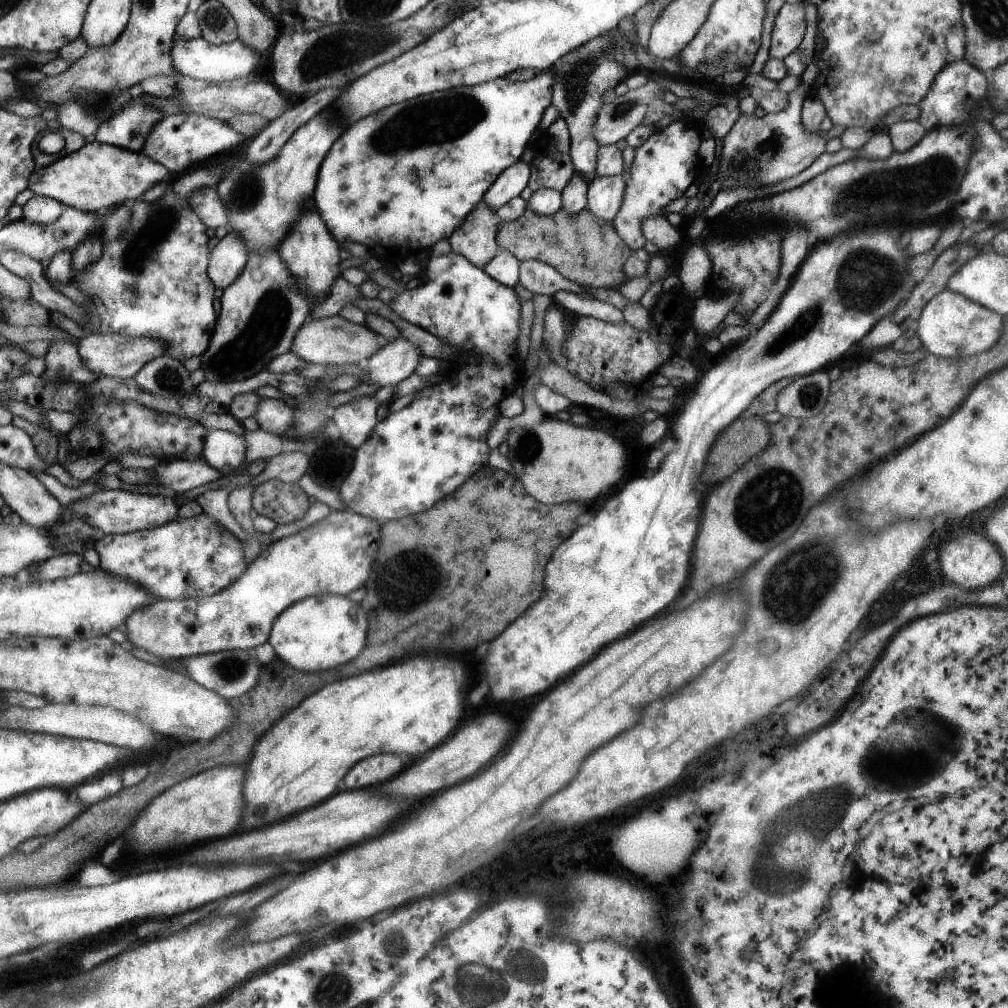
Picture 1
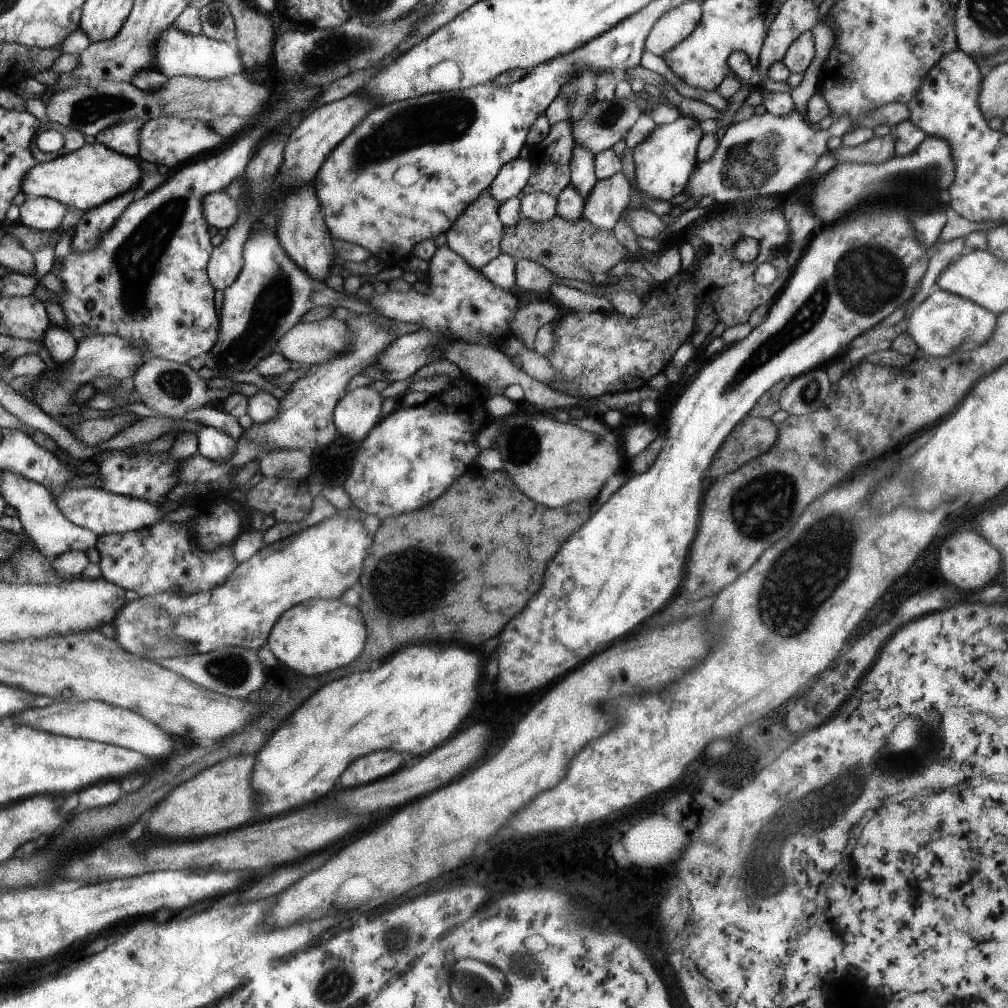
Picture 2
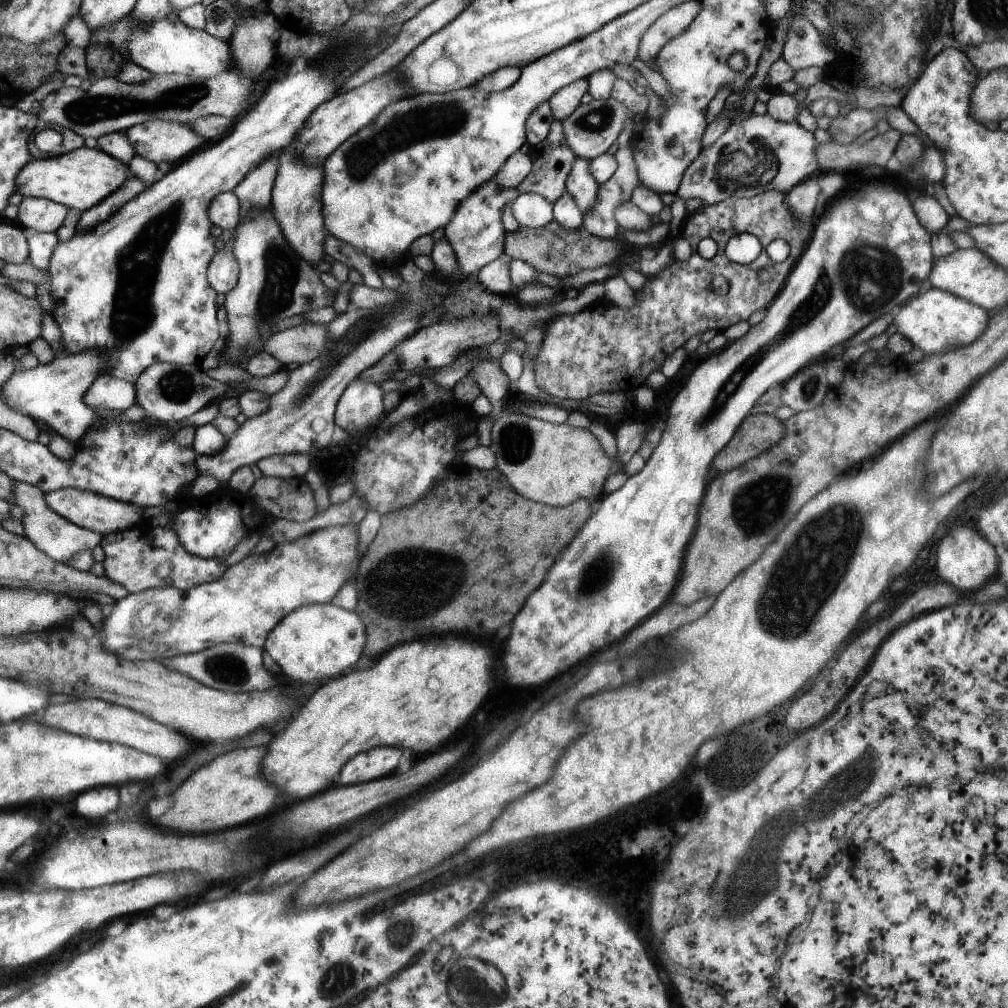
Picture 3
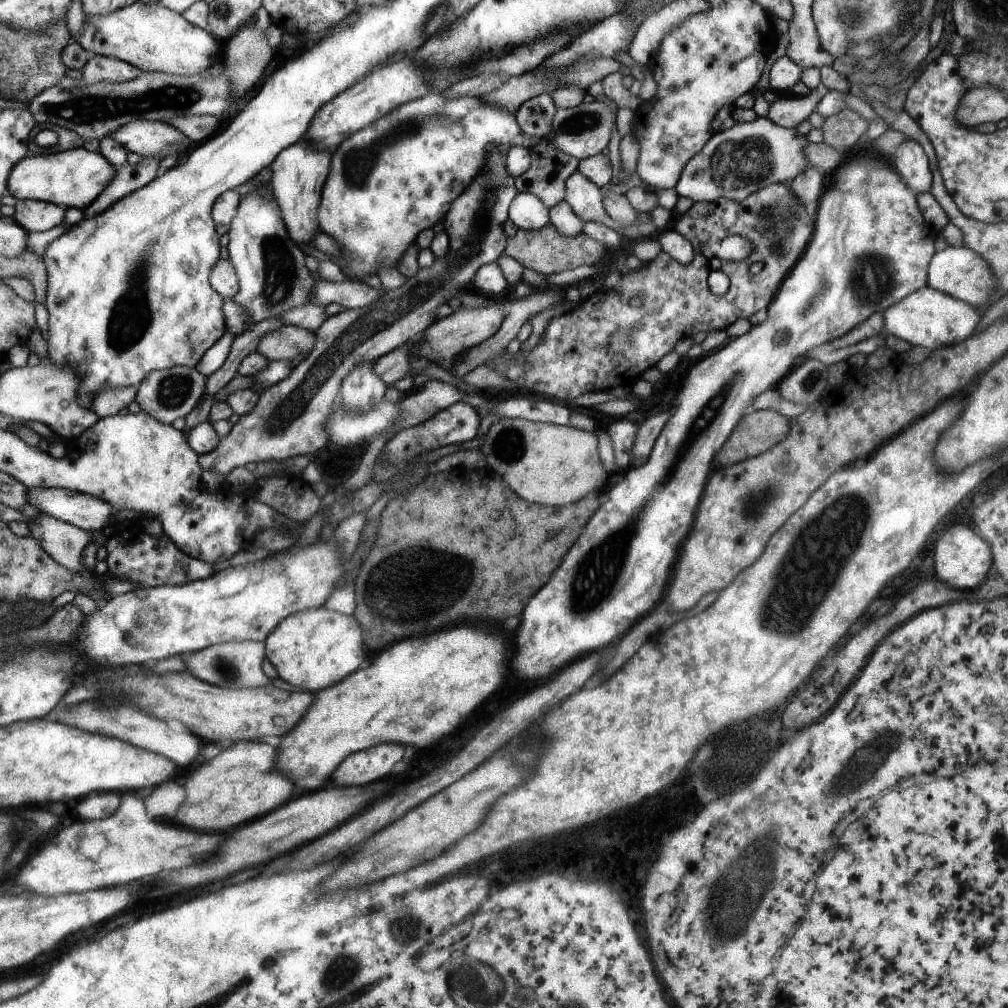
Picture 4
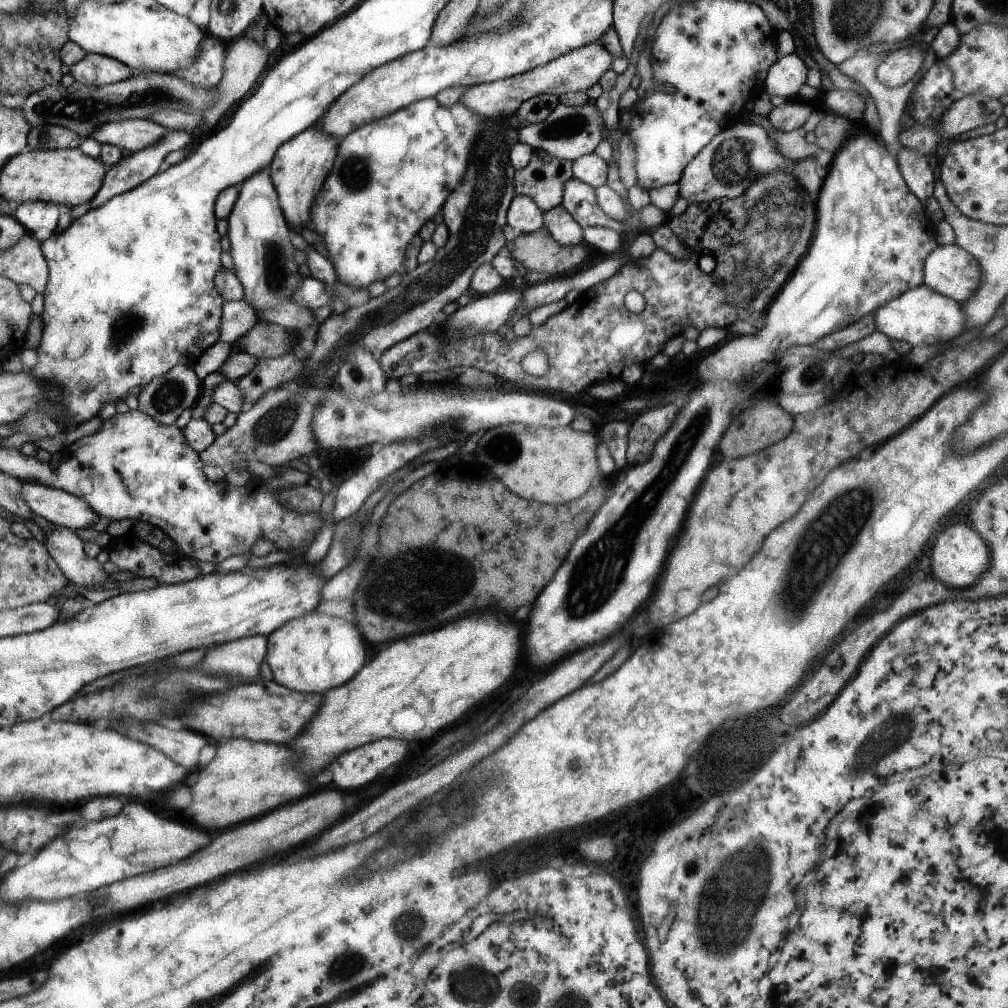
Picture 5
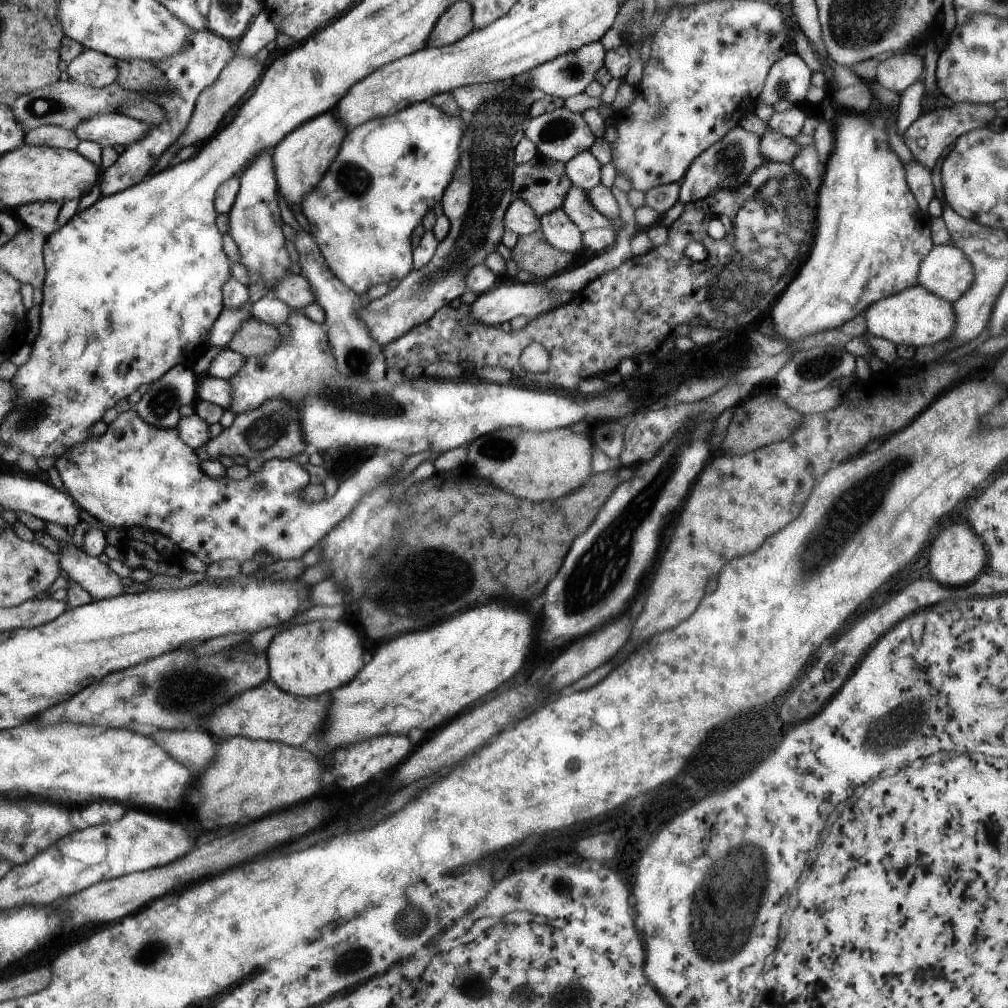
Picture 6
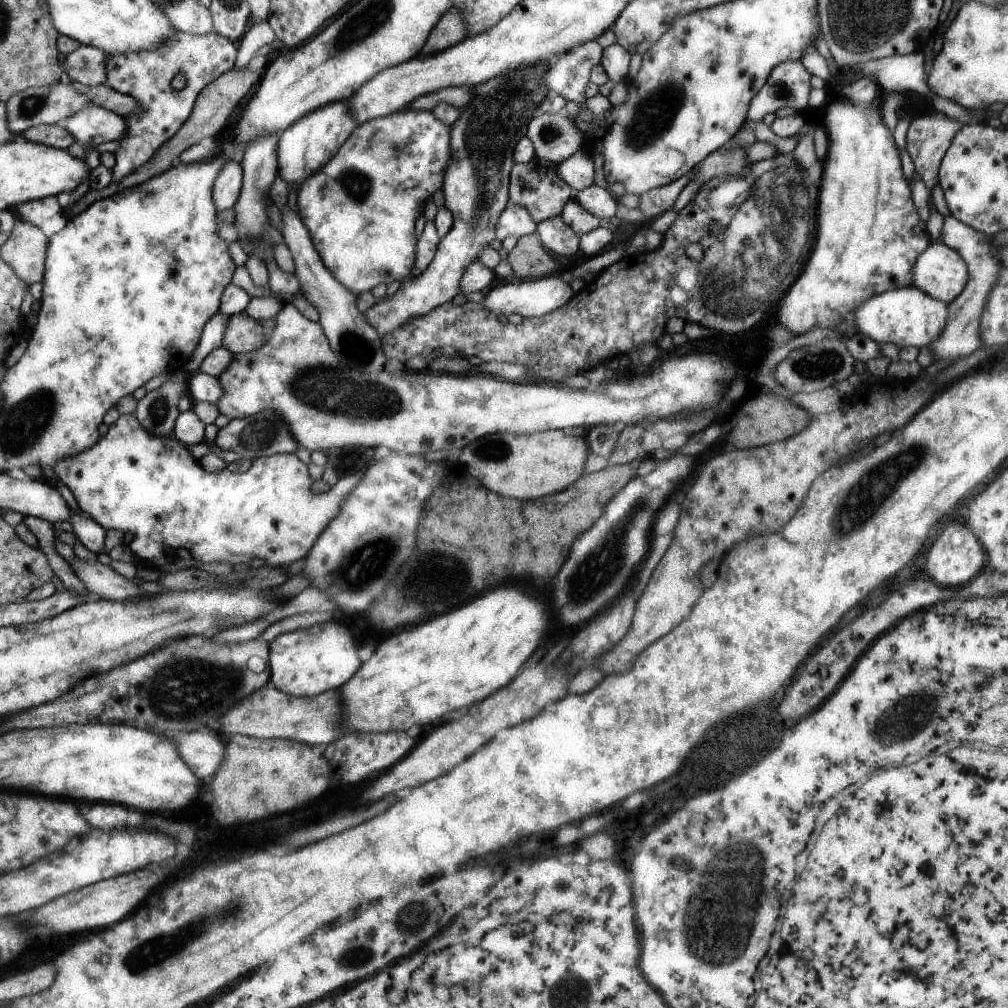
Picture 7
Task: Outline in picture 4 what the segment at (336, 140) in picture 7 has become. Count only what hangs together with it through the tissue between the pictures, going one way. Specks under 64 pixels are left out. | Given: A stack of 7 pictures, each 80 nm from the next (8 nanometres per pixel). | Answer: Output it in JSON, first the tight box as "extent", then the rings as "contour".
{"extent":[267,138,331,244],"contour":[[[302,138],[283,149],[267,167],[269,170],[268,186],[279,203],[282,221],[287,227],[287,234],[297,244],[307,244],[317,230],[316,216],[319,206],[319,194],[325,186],[330,172],[331,152],[310,146]]]}

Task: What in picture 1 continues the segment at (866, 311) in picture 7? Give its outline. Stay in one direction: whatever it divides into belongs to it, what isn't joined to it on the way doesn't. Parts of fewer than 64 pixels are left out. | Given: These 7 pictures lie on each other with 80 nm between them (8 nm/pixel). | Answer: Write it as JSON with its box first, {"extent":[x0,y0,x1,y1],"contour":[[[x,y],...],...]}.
{"extent":[915,288,1003,357],"contour":[[[943,288],[920,310],[915,324],[916,333],[922,341],[923,350],[936,357],[970,357],[982,353],[1002,336],[1003,316],[979,303],[965,298],[952,290]]]}

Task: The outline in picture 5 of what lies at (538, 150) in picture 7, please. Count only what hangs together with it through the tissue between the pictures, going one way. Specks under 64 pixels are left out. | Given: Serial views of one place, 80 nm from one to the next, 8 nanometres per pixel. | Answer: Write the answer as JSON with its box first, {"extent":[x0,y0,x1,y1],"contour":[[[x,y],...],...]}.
{"extent":[516,102,604,161],"contour":[[[558,102],[541,122],[519,127],[516,132],[517,142],[526,144],[534,150],[541,149],[555,158],[574,161],[583,155],[593,153],[601,140],[601,126],[604,126],[603,120],[593,104],[585,103],[570,107]]]}

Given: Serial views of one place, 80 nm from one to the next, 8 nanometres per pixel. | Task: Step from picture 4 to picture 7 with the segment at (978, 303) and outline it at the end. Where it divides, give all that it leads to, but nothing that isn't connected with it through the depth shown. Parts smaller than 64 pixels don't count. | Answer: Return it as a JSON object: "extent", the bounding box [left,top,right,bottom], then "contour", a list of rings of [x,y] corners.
{"extent":[912,243,969,303],"contour":[[[931,243],[915,261],[912,285],[948,303],[966,286],[969,270],[958,251],[943,243]]]}

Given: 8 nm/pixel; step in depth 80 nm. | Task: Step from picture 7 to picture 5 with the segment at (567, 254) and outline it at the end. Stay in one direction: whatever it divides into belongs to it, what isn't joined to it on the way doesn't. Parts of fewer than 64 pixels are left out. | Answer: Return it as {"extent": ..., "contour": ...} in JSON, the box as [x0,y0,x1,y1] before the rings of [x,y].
{"extent":[542,203,582,245],"contour":[[[559,203],[542,214],[544,227],[560,245],[574,245],[582,240],[582,228]]]}

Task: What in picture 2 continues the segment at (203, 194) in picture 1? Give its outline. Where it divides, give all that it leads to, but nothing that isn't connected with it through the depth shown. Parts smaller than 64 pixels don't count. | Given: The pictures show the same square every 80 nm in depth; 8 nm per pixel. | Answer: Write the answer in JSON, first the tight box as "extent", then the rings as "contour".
{"extent":[203,191,238,231],"contour":[[[225,191],[208,194],[203,210],[211,226],[225,231],[228,231],[238,218],[236,202]]]}

